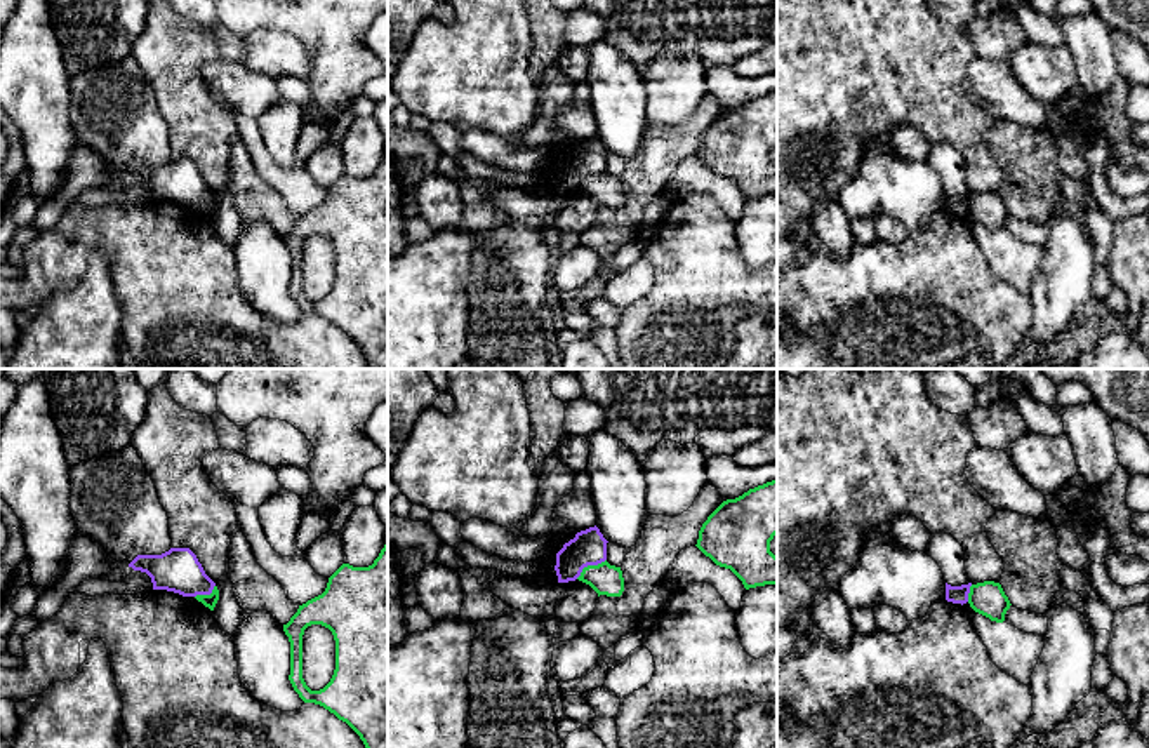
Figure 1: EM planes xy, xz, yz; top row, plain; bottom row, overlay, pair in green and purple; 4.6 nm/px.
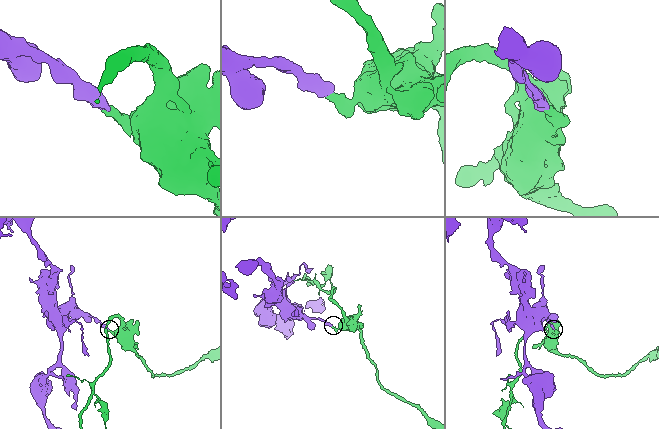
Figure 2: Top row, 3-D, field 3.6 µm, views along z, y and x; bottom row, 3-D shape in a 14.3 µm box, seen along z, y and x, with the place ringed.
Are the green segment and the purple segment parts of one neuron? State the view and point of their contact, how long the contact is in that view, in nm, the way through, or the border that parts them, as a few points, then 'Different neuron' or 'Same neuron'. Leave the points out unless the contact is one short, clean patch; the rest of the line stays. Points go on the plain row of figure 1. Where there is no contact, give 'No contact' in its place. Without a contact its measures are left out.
Touches green at xz (590, 176). Shared border 170 nm. Boundary: xz (605, 169), (588, 174), (576, 188). Different neuron

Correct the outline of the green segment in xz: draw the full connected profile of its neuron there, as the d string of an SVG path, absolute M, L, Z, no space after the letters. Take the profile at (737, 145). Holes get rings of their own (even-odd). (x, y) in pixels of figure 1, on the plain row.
M777 90L749 99L735 110L723 111L702 134L697 158L716 176L730 179L746 200L775 195L777 167L770 151L777 144Z

